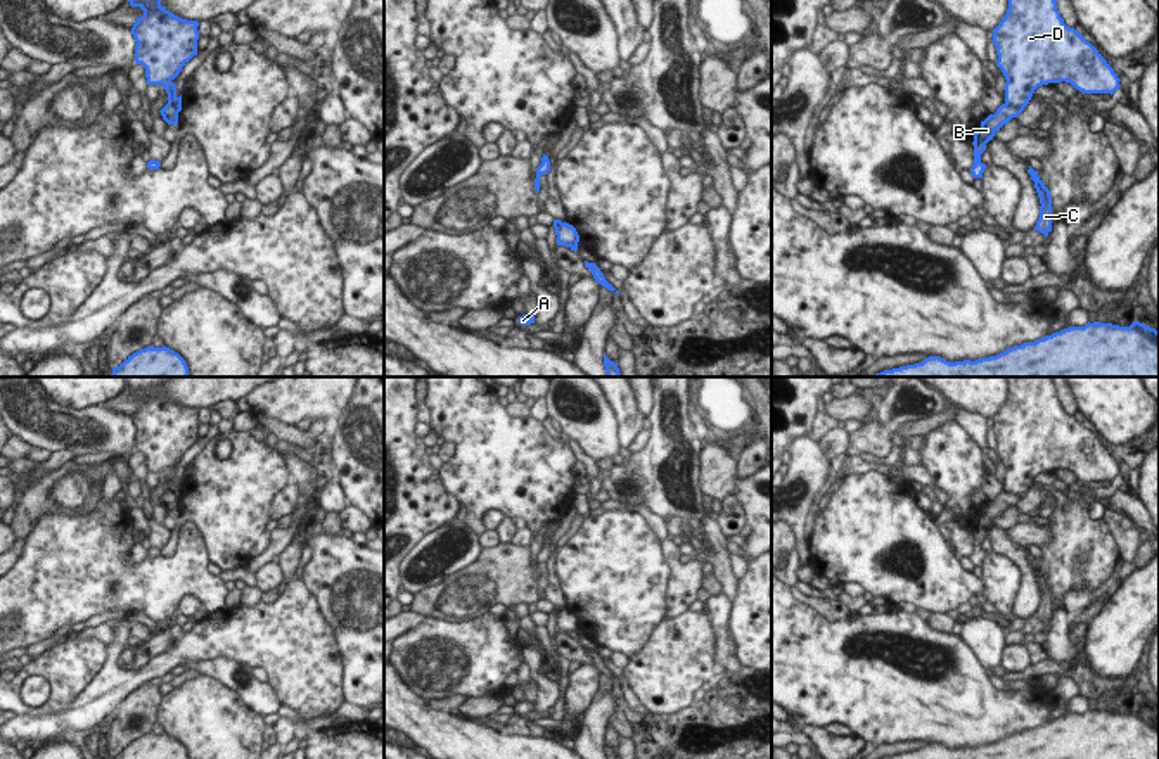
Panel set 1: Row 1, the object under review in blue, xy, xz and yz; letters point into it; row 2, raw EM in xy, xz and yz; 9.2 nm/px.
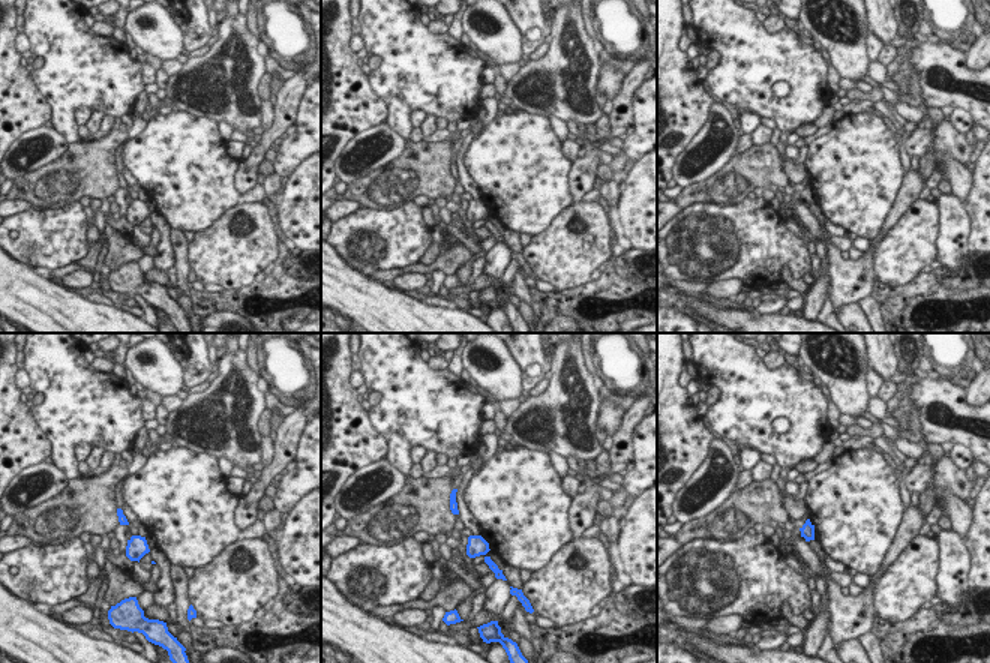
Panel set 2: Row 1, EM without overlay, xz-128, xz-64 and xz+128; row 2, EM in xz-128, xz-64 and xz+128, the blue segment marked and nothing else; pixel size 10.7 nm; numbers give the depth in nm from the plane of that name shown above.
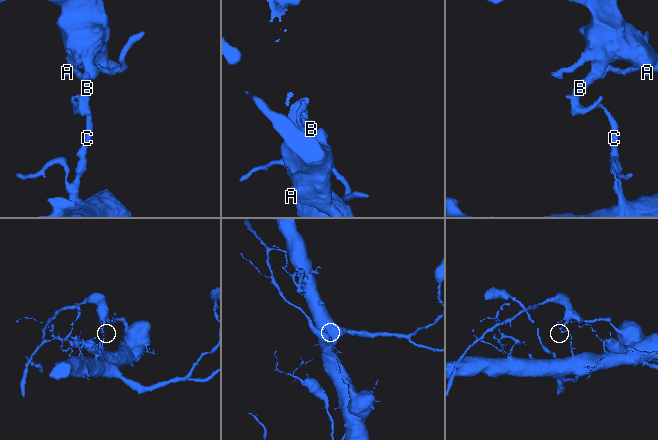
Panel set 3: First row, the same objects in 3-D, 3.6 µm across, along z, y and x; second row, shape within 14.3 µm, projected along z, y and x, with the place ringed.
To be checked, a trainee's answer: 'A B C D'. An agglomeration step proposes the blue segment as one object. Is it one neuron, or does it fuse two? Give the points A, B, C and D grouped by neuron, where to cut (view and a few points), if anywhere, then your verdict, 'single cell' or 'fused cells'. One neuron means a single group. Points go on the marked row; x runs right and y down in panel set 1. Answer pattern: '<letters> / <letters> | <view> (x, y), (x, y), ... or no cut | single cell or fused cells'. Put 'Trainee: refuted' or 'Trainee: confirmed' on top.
Trainee: refuted
A D / B C | yz (1004, 104), (1023, 108) | fused cells

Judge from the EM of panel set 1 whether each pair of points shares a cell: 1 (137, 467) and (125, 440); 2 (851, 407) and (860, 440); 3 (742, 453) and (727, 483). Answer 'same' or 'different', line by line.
1: different
2: different
3: different

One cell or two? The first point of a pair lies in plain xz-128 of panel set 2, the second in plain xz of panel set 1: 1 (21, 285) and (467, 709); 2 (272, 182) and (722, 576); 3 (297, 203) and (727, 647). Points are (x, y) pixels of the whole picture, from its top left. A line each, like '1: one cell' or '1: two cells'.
1: two cells
2: two cells
3: two cells

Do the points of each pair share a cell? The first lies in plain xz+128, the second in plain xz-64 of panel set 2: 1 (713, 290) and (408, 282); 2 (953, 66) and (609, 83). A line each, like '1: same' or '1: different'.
1: same
2: same

